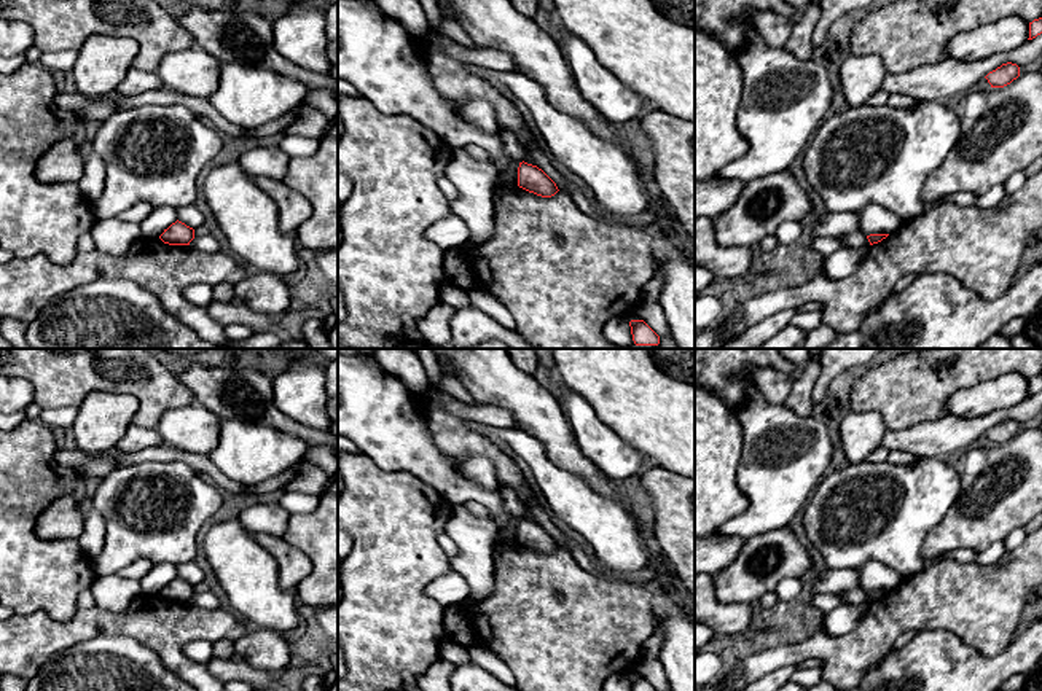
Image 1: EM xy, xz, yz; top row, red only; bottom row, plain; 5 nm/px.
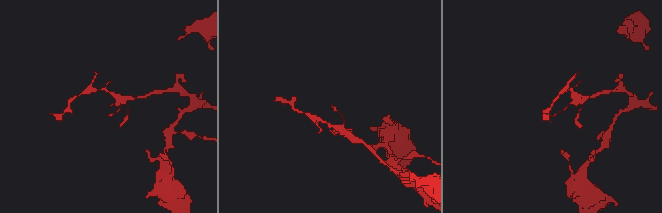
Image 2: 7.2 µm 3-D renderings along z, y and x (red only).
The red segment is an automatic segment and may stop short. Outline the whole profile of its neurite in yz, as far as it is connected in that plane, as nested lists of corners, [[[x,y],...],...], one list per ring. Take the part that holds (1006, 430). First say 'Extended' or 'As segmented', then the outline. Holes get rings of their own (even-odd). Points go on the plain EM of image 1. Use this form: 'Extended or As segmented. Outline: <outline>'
As segmented. Outline: [[[1007,419],[989,428],[985,435],[991,444],[1004,444],[1020,433],[1020,424],[1017,420]]]

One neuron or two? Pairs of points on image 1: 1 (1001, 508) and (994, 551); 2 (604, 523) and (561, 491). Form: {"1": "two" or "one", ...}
{"1": "two", "2": "one"}

